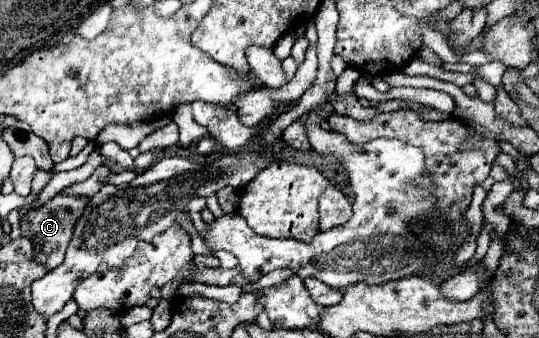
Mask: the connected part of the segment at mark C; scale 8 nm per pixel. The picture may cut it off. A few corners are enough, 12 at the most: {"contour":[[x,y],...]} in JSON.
{"contour":[[56,195],[20,221],[46,269],[64,261],[88,199]]}

